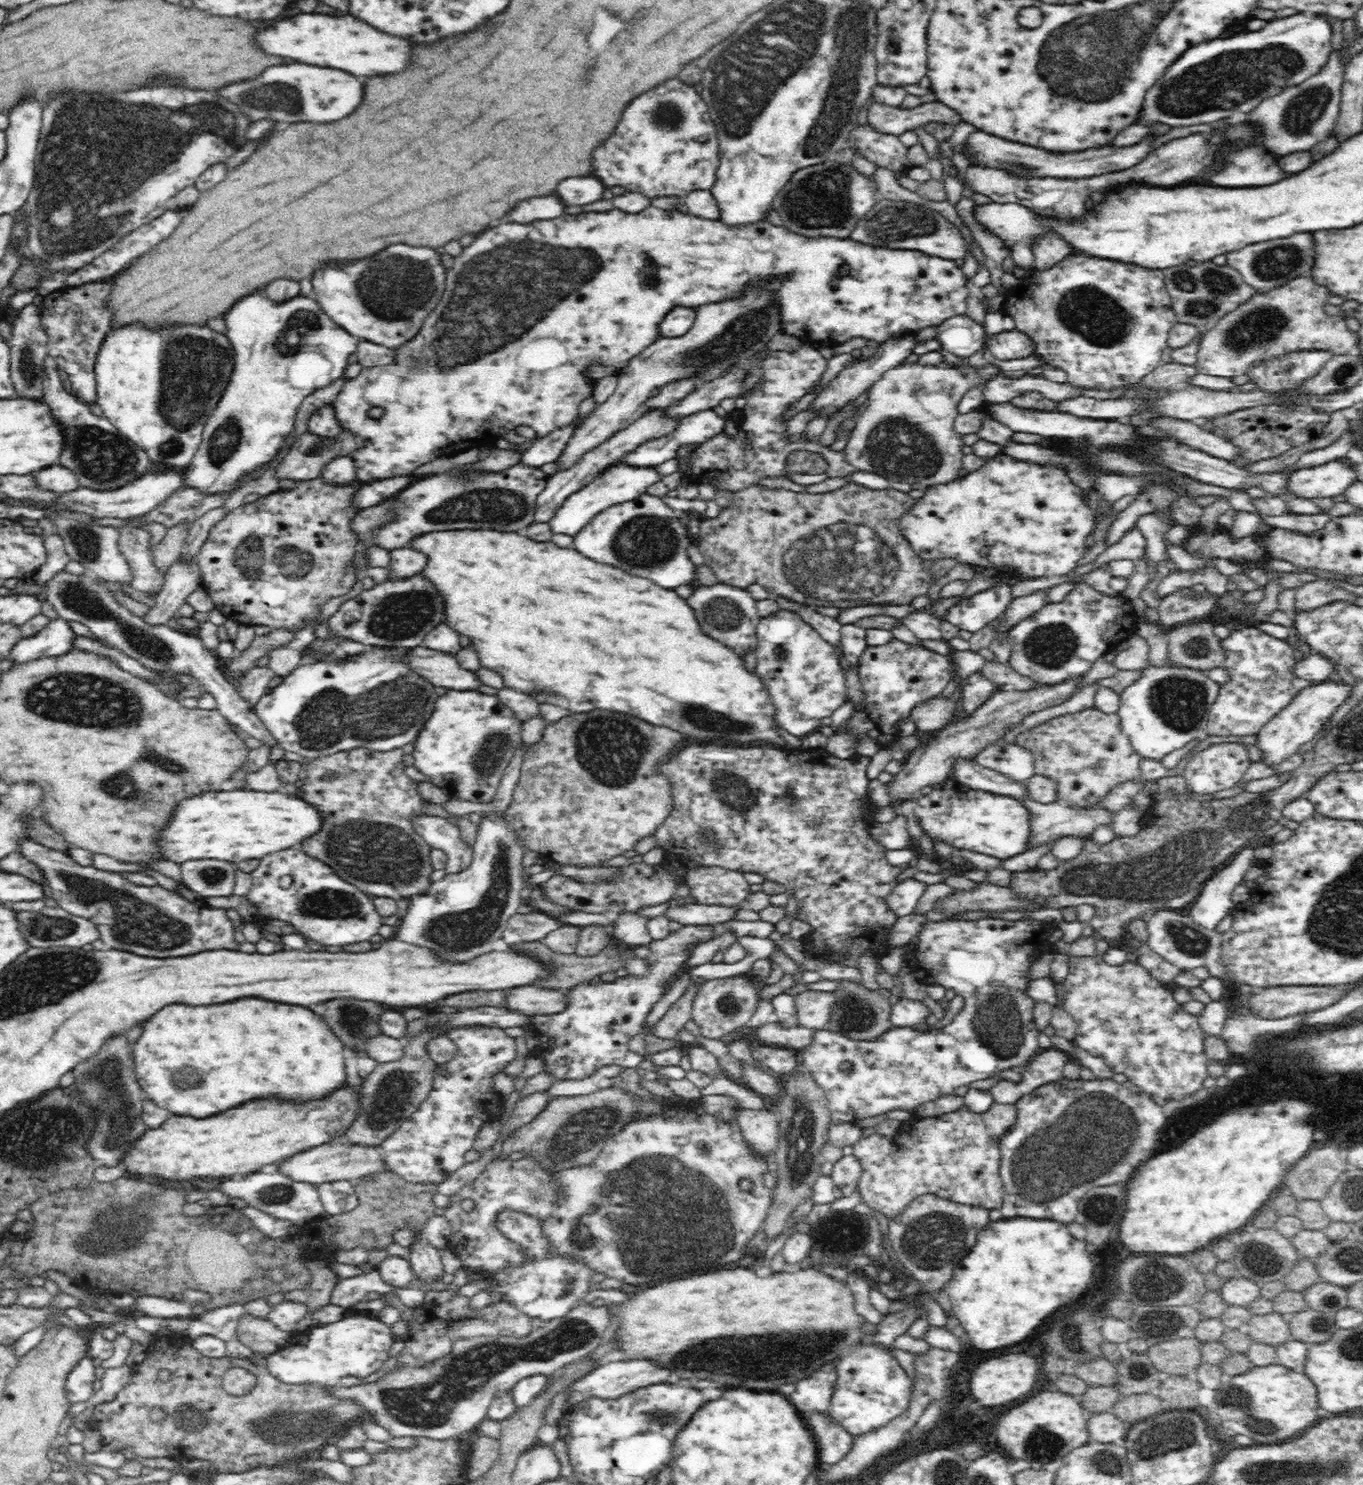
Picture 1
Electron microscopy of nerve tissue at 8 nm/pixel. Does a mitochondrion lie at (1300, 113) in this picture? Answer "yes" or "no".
yes

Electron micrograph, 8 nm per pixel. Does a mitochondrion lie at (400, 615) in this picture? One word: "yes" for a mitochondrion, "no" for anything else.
yes

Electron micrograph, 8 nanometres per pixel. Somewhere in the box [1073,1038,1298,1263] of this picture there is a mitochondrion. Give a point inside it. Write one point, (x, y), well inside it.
(1098, 1208)

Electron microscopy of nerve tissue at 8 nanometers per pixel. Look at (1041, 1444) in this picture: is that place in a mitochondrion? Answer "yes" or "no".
yes

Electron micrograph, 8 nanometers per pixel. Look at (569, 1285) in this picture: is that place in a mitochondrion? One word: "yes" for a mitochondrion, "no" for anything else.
yes

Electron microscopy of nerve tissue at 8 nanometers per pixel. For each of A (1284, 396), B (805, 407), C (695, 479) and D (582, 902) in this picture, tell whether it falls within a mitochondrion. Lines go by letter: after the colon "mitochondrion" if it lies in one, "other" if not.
A: other
B: other
C: other
D: other

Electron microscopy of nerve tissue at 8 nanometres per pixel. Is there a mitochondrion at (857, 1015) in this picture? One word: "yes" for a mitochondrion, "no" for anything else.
yes

